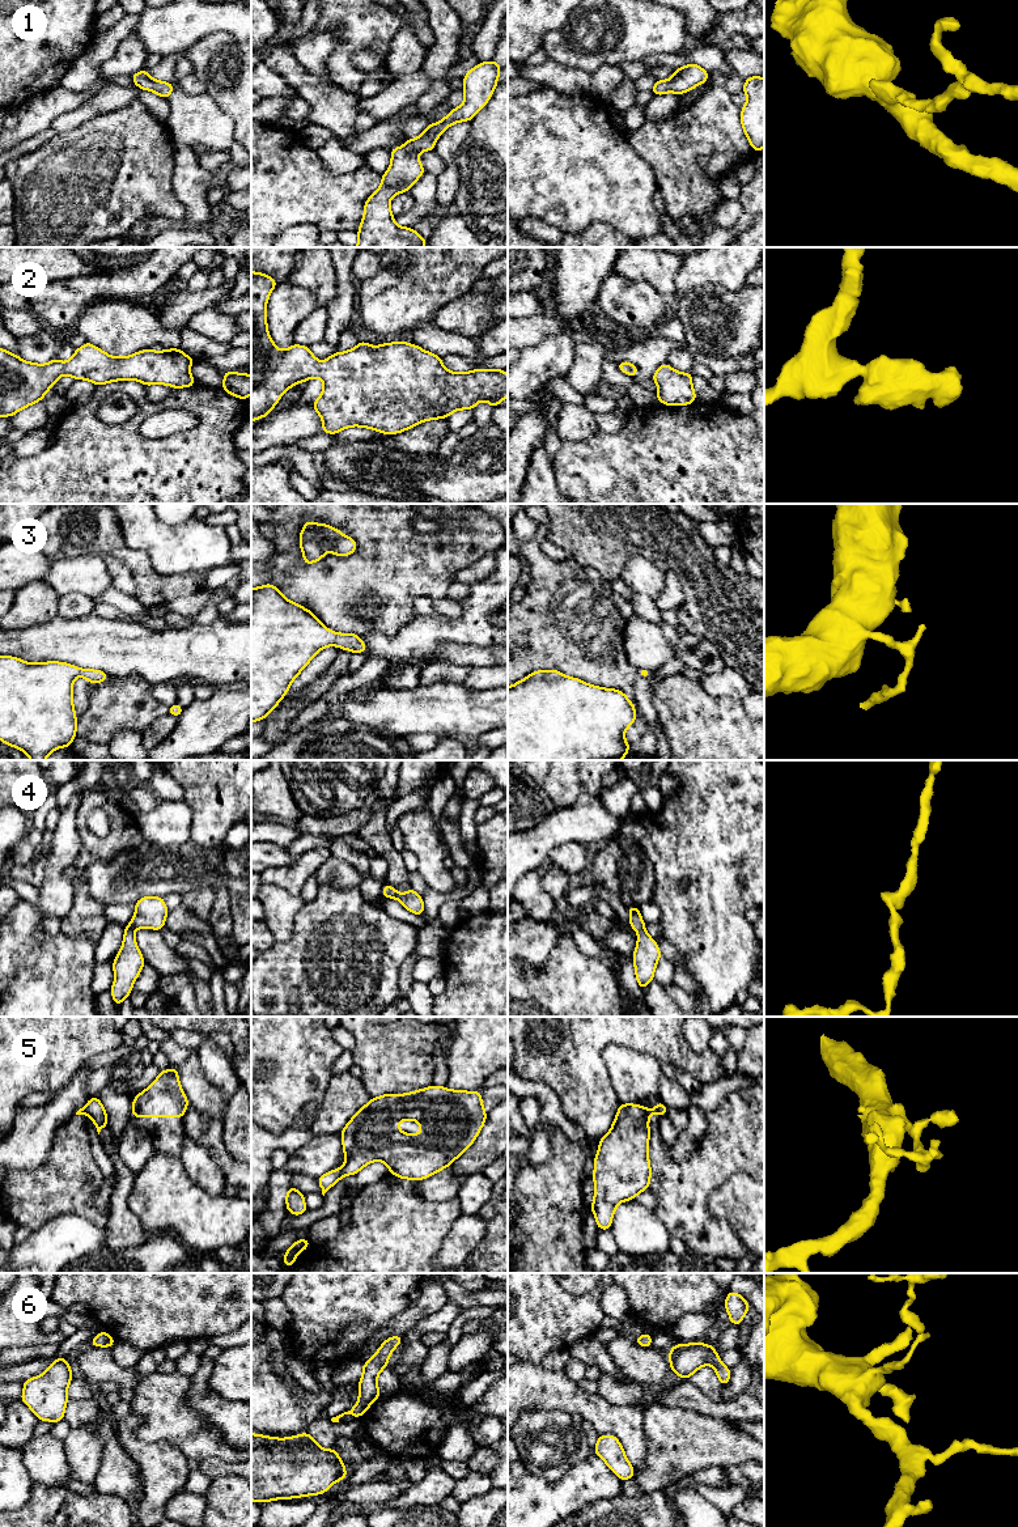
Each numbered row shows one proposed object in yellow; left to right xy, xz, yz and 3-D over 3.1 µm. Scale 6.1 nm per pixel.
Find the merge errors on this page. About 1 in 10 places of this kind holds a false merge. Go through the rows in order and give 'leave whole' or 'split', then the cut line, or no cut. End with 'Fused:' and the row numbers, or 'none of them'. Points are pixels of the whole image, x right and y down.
1: leave whole | no cut
2: leave whole | no cut
3: leave whole | no cut
4: leave whole | no cut
5: leave whole | no cut
6: leave whole | no cut
Fused: none of them

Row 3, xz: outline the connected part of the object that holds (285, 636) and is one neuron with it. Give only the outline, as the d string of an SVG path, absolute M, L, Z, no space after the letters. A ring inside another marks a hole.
M267 584L251 589L251 722L268 717L284 699L292 682L322 649L335 645L344 650L364 653L365 642L355 633L336 633L323 627L307 608L287 599Z

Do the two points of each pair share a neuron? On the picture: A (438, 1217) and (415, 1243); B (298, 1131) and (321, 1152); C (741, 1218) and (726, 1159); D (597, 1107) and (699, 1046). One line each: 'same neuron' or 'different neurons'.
A: same neuron
B: different neurons
C: different neurons
D: different neurons

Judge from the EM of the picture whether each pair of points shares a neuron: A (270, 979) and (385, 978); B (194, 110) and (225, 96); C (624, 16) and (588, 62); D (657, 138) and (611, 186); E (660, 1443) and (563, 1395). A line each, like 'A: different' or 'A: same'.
A: same
B: different
C: same
D: different
E: different

